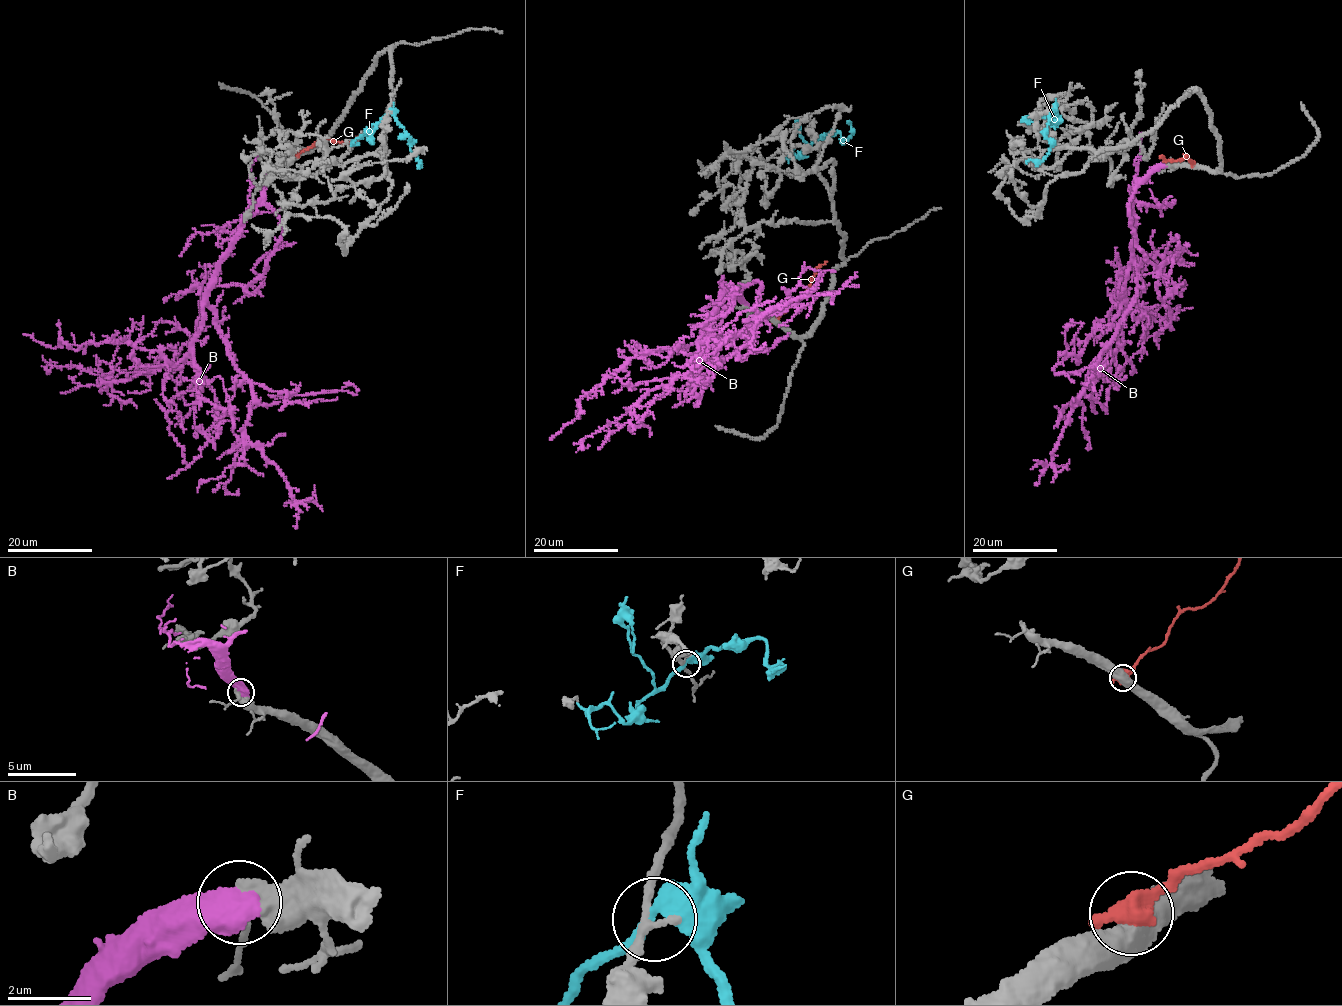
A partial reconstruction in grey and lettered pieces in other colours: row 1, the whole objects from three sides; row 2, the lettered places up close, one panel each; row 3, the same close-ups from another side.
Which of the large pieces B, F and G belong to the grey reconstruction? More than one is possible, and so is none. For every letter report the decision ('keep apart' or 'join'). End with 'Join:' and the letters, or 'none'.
B: join
F: keep apart
G: keep apart
Join: B

